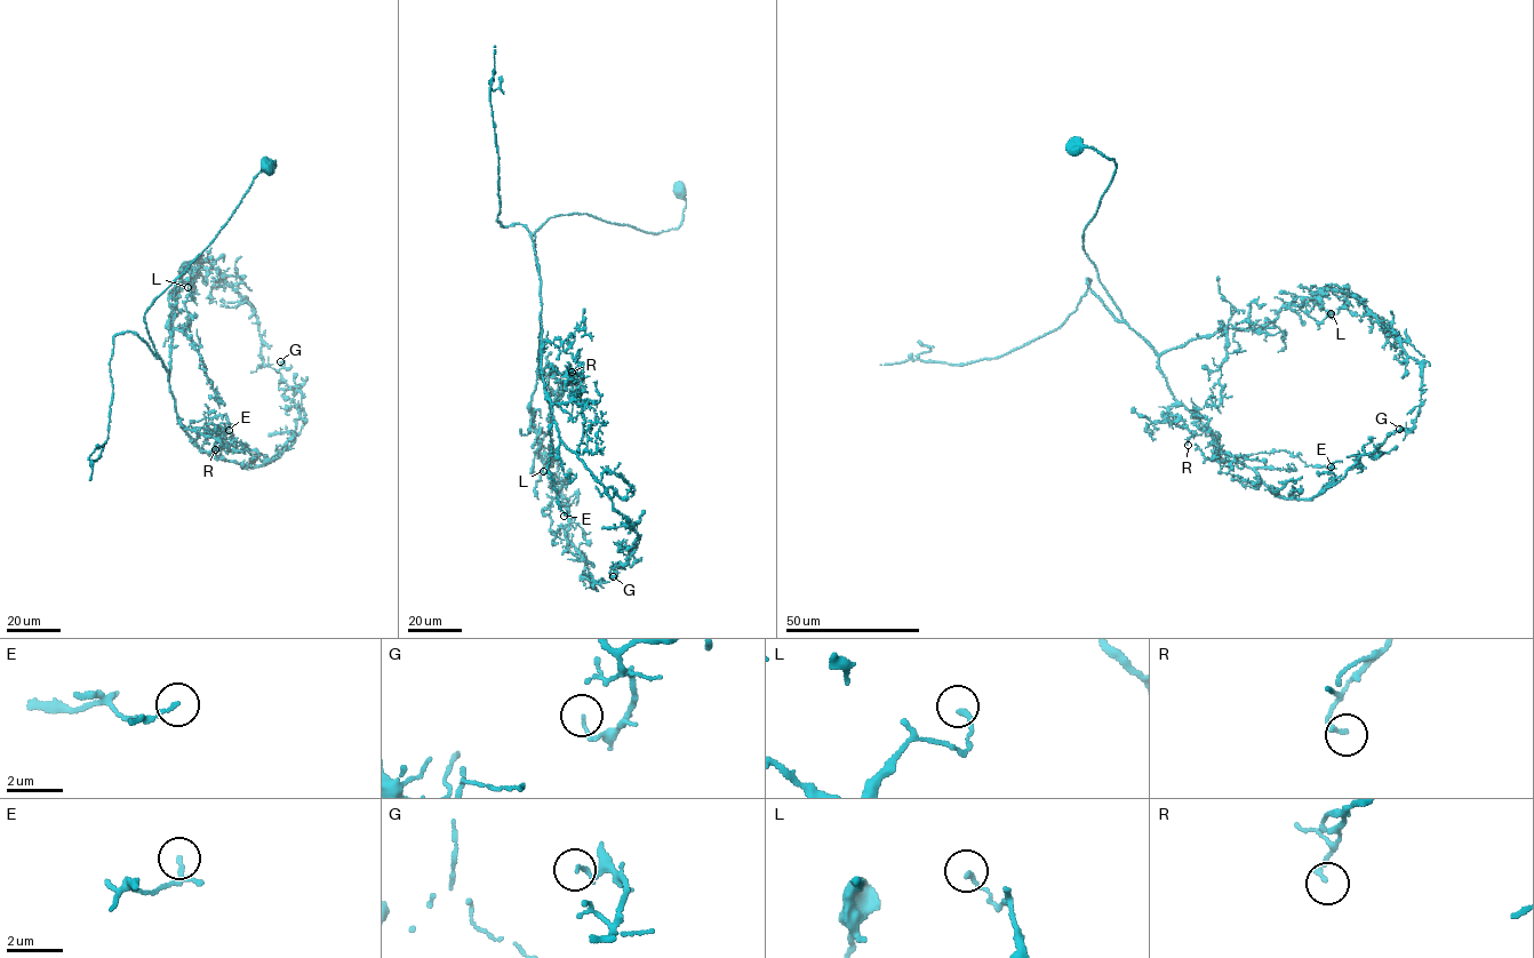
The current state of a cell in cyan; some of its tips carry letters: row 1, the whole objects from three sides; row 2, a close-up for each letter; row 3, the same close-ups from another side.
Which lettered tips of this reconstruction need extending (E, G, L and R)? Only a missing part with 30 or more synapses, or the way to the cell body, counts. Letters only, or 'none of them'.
none of them

